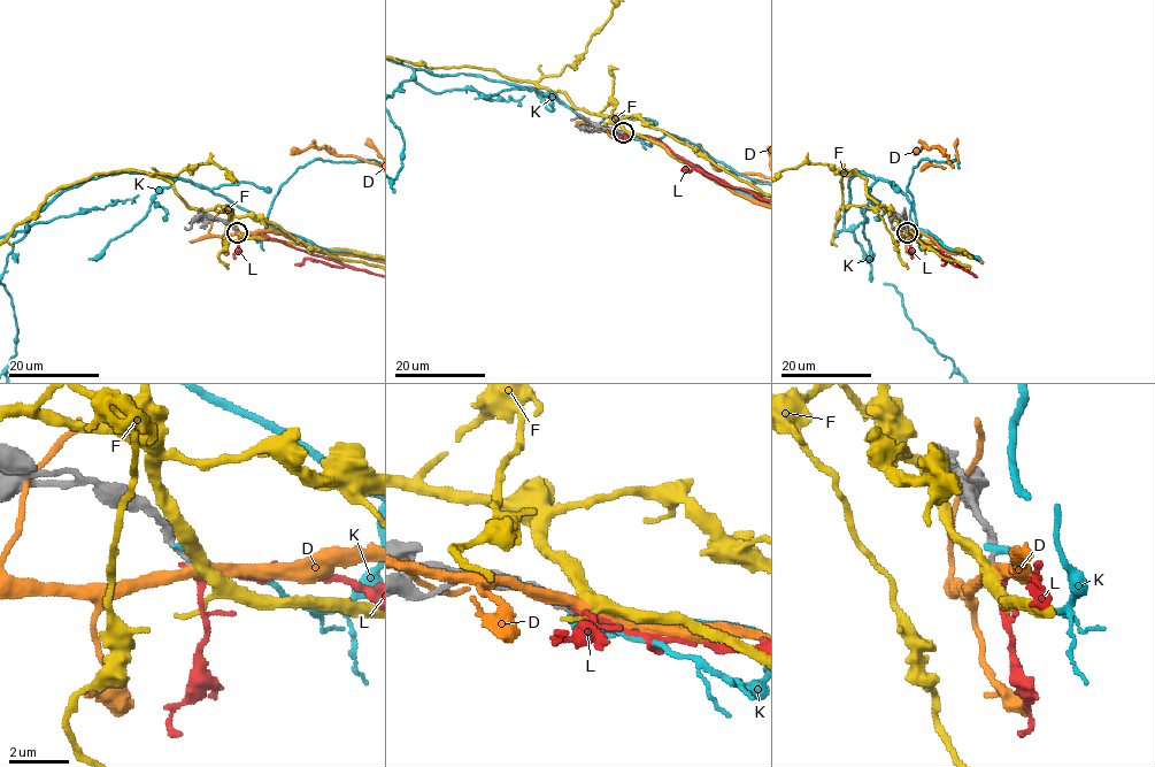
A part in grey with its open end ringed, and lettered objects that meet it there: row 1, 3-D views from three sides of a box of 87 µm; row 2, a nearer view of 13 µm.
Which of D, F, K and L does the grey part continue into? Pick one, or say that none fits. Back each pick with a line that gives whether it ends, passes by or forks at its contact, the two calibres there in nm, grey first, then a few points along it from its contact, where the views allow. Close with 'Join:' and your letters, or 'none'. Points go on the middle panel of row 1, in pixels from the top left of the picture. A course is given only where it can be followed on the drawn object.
Join: none

